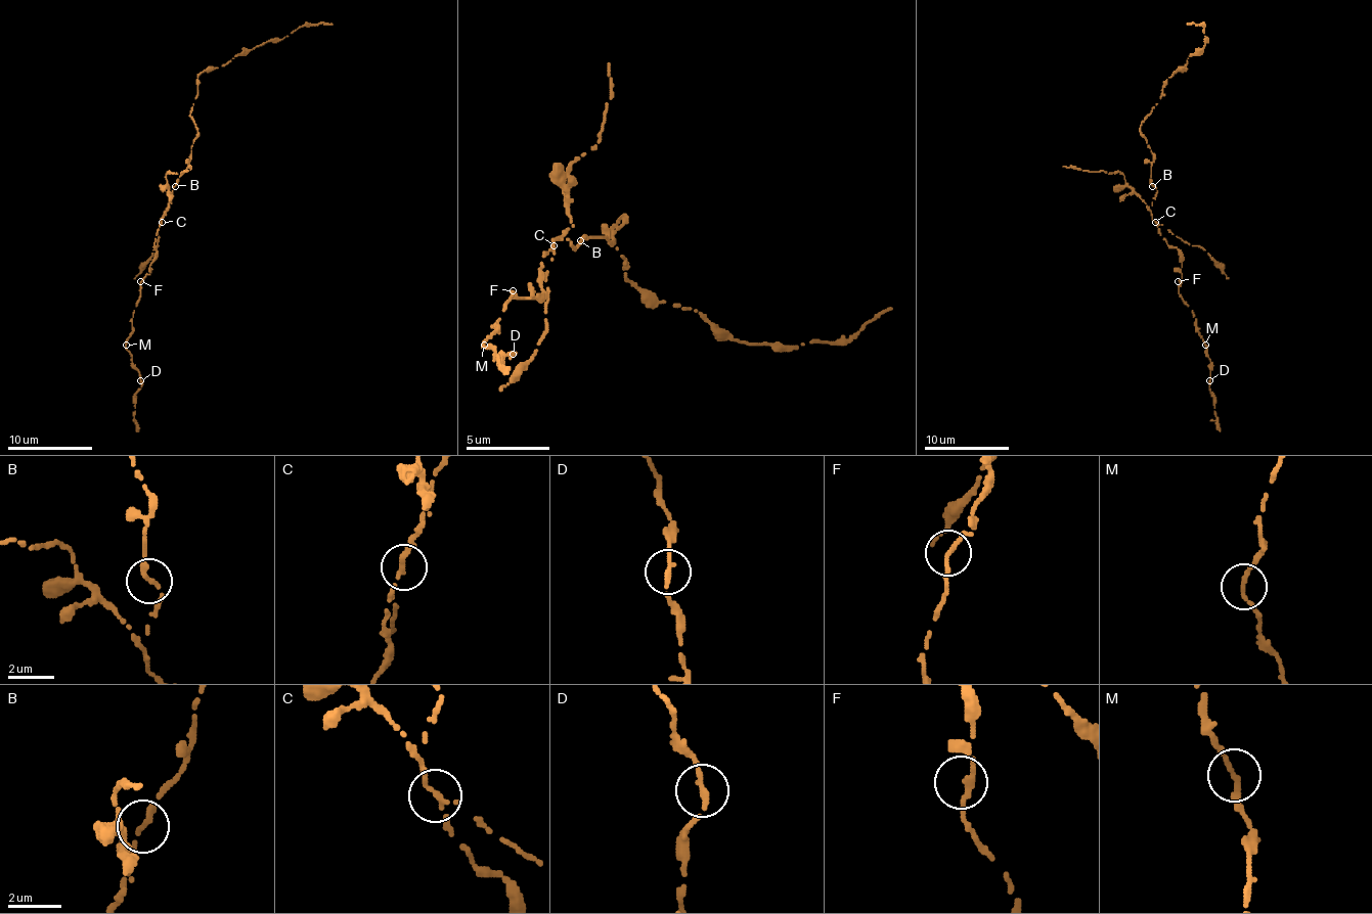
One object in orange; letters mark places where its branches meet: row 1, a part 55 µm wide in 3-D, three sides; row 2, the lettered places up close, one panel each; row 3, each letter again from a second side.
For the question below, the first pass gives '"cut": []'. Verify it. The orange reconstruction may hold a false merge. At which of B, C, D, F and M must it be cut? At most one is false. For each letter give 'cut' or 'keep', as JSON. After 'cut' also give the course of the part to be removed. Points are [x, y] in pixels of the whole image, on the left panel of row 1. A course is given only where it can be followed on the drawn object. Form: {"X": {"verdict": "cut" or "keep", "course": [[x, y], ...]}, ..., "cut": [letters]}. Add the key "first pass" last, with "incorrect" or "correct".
{"B": {"verdict": "keep"}, "C": {"verdict": "cut", "course": [[162, 222], [171, 200], [166, 184], [168, 171], [183, 171], [189, 167]]}, "D": {"verdict": "keep"}, "F": {"verdict": "keep"}, "M": {"verdict": "keep"}, "cut": ["C"], "first pass": "incorrect"}

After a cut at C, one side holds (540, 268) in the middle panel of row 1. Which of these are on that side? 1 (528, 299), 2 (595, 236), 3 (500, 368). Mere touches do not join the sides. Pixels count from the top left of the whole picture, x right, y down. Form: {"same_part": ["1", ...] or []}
{"same_part": ["1", "2", "3"]}

